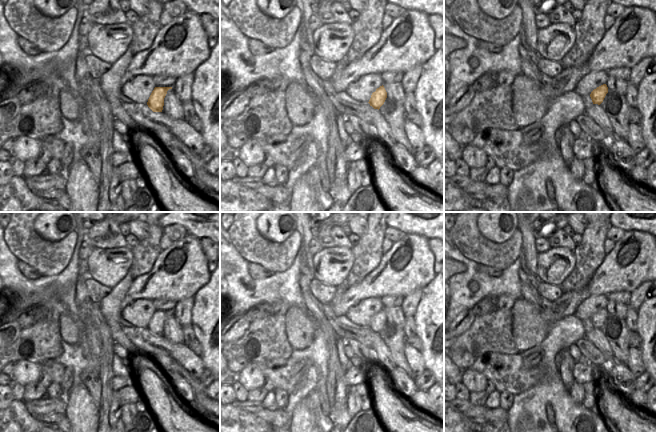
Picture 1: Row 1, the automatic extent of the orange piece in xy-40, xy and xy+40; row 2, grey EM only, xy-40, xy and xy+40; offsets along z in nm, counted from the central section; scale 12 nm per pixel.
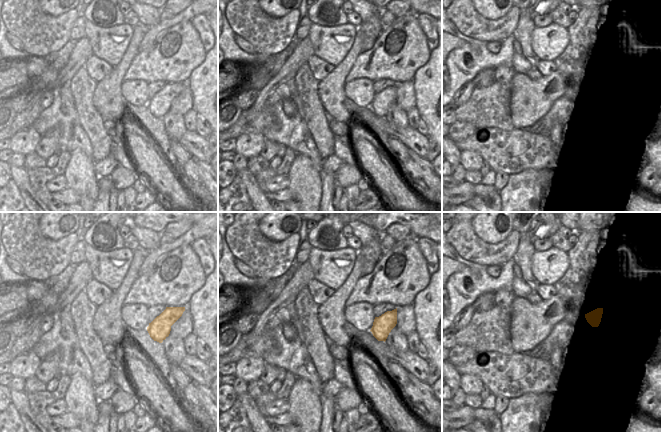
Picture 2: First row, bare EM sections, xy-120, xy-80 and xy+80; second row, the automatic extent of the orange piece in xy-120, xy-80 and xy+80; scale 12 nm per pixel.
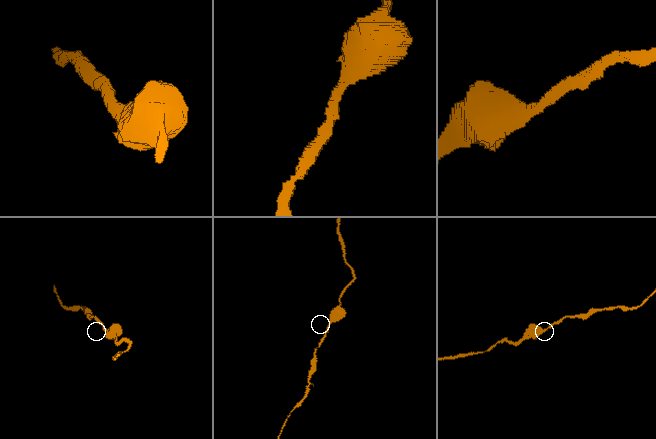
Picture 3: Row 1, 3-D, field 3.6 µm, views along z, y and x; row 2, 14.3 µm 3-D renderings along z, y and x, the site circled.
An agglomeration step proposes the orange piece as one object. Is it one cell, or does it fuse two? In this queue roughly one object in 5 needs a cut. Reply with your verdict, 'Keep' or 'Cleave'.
Keep.

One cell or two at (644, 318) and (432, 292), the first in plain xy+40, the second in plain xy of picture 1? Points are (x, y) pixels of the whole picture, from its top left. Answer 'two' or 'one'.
one

